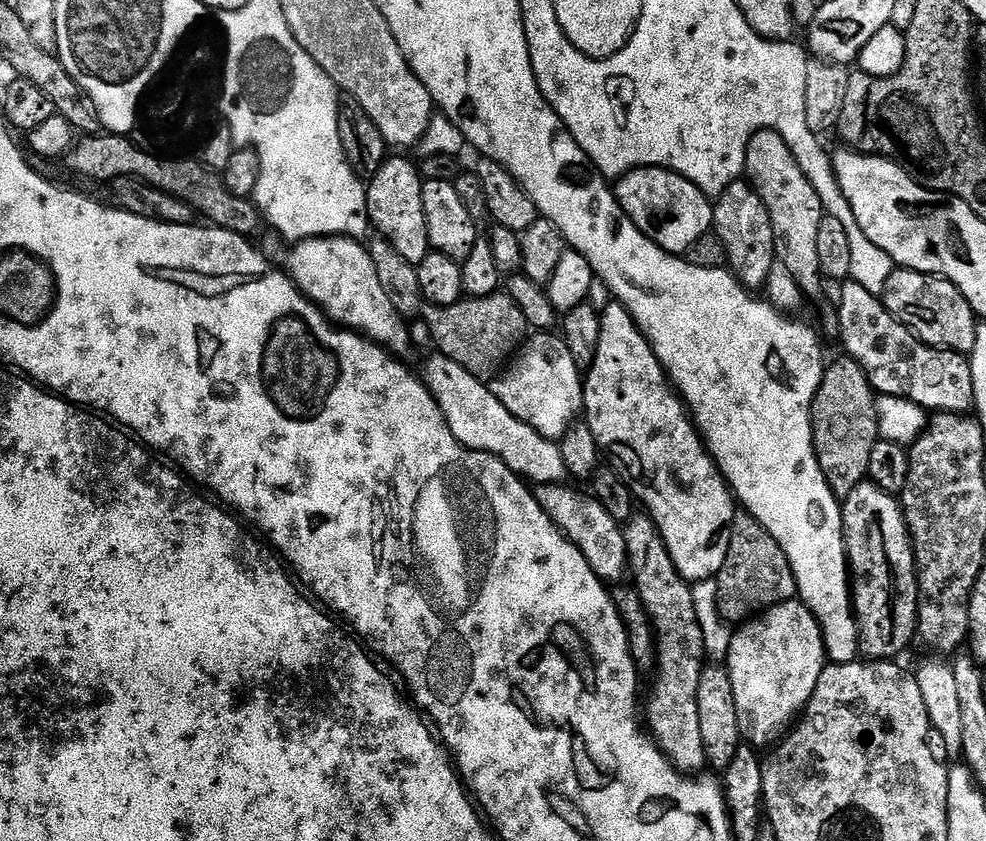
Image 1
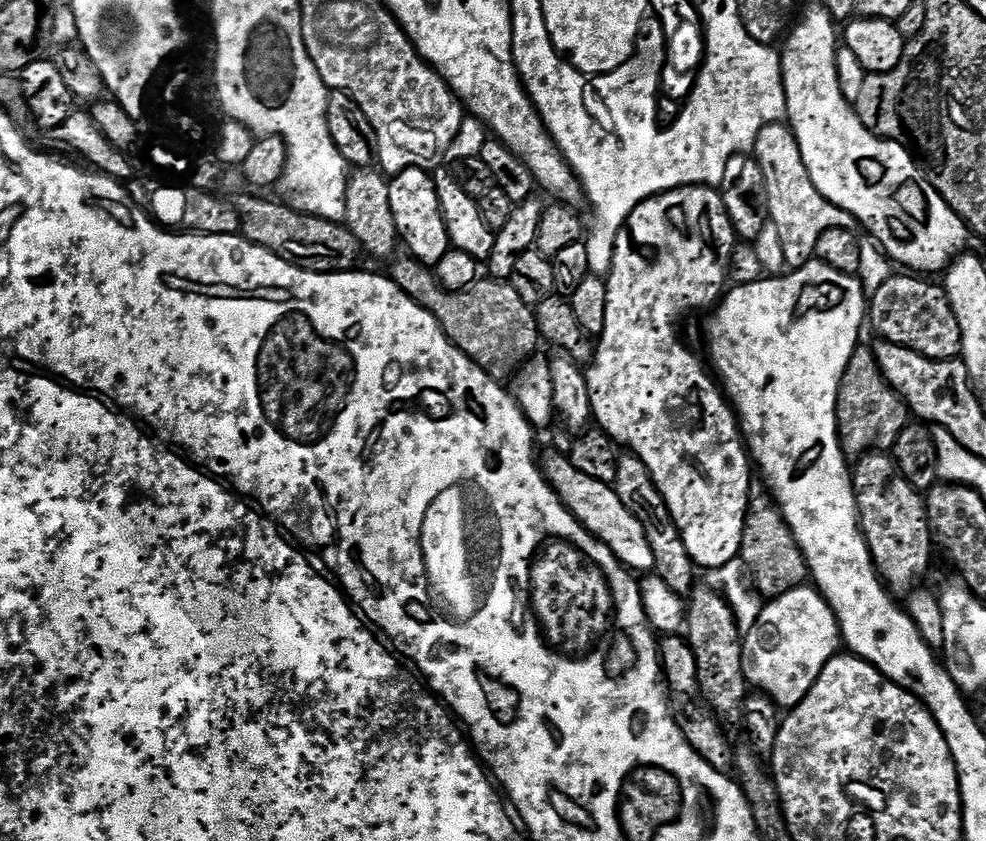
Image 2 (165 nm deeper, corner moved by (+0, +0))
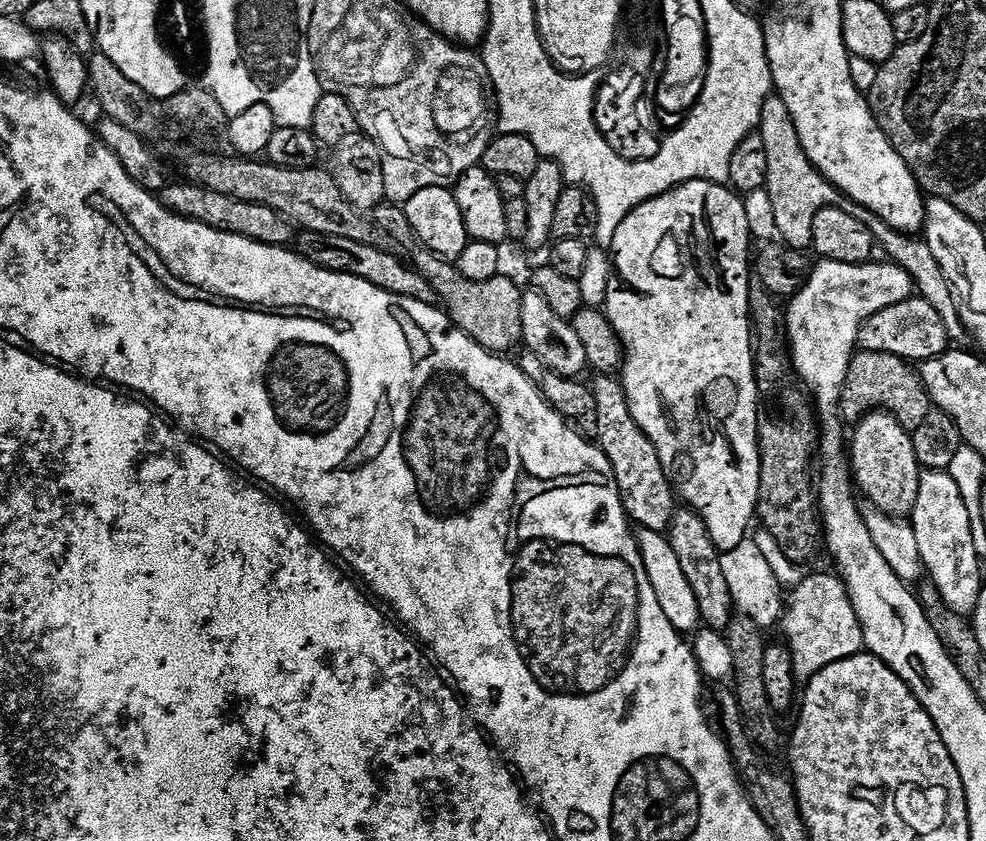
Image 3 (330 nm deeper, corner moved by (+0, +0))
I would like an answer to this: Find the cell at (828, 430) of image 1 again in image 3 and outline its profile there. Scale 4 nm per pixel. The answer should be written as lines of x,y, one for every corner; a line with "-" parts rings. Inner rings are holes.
857,351
852,357
850,366
846,370
846,382
840,395
840,415
849,425
859,424
863,416
870,412
891,412
898,418
898,422
907,432
914,433
918,426
926,421
926,416
932,412
934,405
928,396
928,391
920,381
919,371
909,361
898,358
894,354
882,354
881,352

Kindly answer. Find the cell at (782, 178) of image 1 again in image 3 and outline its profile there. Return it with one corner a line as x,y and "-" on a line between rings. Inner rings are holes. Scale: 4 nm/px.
775,94
768,97
762,106
758,135
766,146
766,187
770,194
770,203
774,206
774,218
778,222
778,237
789,248
801,250
811,249
814,234
814,218
818,218
818,210
840,207
850,214
876,239
877,245
886,250
889,261
897,264
910,274
913,285
925,300
939,301
942,277
938,258
934,258
934,250
930,250
928,241
915,235
894,230
878,214
866,210
856,204
849,196
841,195
835,186
818,171
806,158
806,150
802,150
802,138
798,138
798,129
794,126
794,118
790,118
790,110
786,110
786,102

